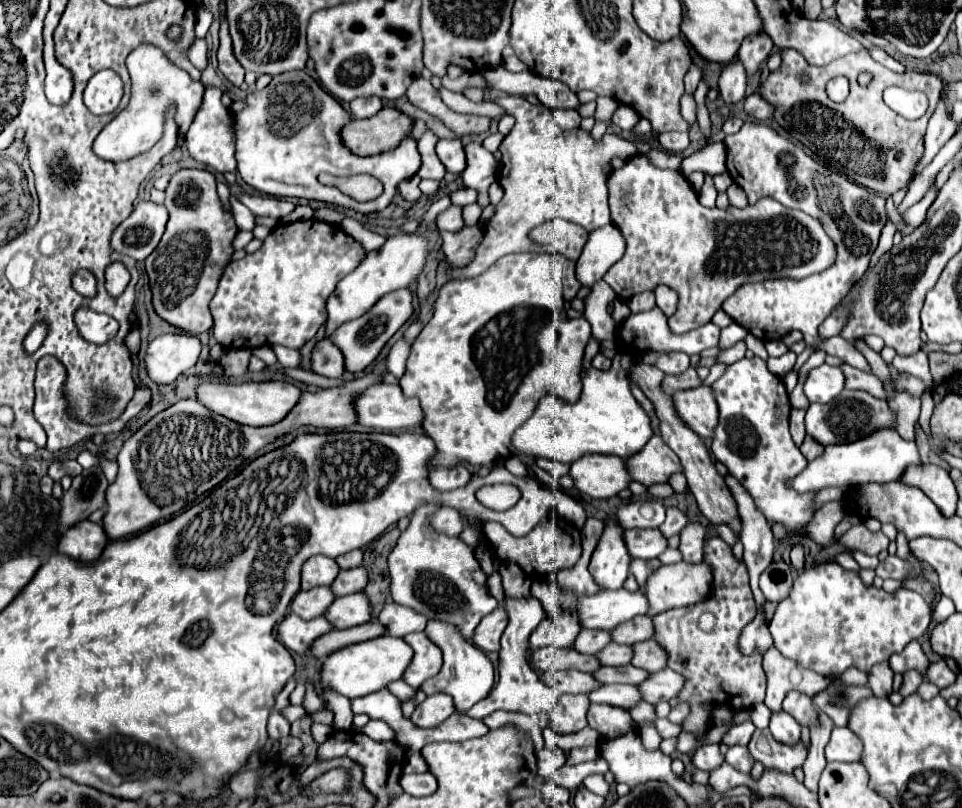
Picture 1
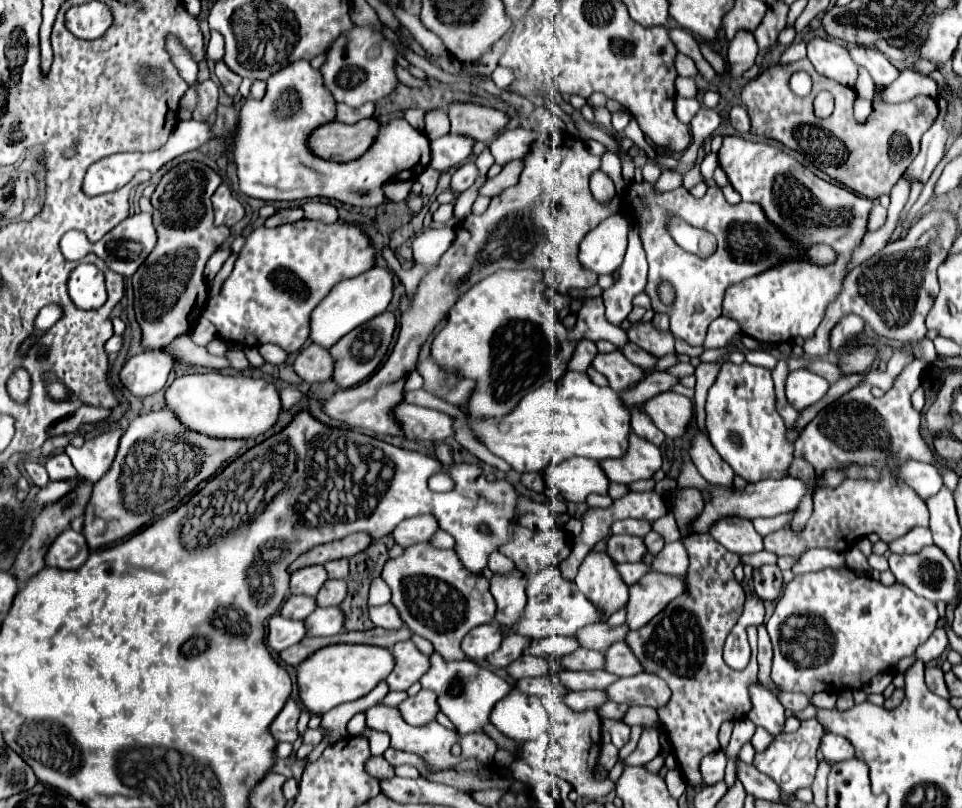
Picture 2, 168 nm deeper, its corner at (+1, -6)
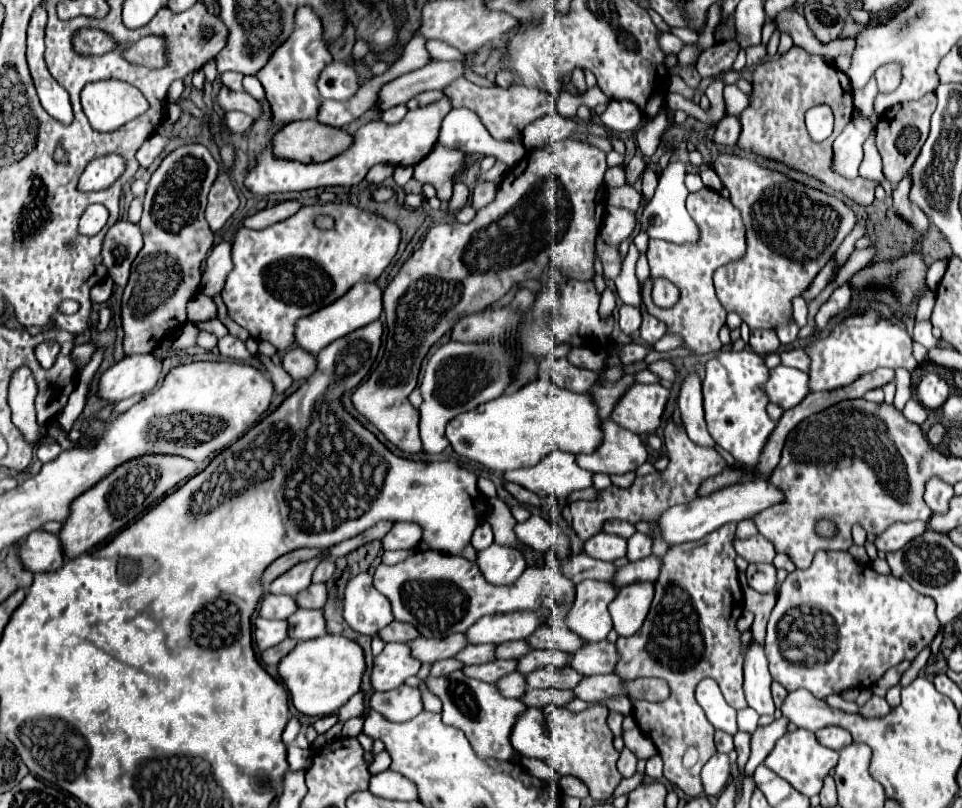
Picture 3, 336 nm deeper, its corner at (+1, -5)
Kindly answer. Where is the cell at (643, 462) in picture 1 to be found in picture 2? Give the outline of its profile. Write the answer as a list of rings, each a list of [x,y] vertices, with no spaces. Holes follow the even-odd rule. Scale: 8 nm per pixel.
[[[629,434],[627,454],[615,460],[601,460],[601,468],[605,470],[609,482],[631,484],[635,480],[651,478],[653,472],[661,468],[661,462],[661,452],[655,444],[635,434]]]

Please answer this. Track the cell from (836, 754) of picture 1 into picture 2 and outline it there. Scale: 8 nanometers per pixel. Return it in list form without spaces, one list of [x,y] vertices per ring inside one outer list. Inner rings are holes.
[[[825,734],[821,740],[821,752],[831,762],[841,762],[855,756],[851,742],[839,734]]]

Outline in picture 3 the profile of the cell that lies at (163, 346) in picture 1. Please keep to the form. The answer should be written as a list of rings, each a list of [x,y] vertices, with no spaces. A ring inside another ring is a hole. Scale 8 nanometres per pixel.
[[[129,355],[109,367],[99,381],[99,395],[109,403],[155,389],[163,363],[155,355]]]

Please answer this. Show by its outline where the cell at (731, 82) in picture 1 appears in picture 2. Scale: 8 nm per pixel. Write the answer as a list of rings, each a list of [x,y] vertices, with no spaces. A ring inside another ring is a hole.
[[[741,30],[737,38],[729,42],[729,52],[727,52],[727,62],[729,62],[729,78],[741,76],[751,64],[755,64],[757,58],[757,40],[753,38],[753,32]]]

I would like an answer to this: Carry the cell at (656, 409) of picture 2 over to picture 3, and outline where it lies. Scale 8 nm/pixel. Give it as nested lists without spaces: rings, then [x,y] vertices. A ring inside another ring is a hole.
[[[635,383],[629,393],[617,403],[611,419],[639,435],[649,435],[661,425],[665,405],[669,401],[669,389],[663,385]]]

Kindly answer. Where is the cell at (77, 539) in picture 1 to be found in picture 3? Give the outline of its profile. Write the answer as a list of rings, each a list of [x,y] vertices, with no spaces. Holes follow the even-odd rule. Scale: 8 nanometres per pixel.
[[[43,529],[33,531],[19,549],[23,565],[33,573],[57,571],[65,565],[65,553],[59,535],[47,533]]]

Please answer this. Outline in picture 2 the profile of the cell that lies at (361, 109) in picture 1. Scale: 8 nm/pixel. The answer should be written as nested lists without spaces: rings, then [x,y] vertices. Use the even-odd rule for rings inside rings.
[[[337,104],[335,120],[343,122],[343,124],[355,124],[363,118],[371,118],[373,110],[375,110],[375,104],[365,104],[361,108],[351,108],[351,106],[345,106],[345,104]]]

